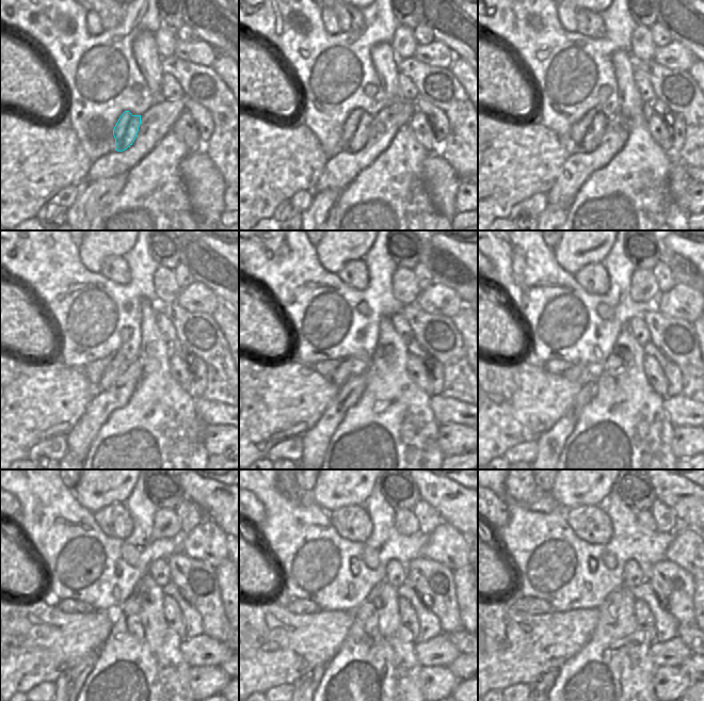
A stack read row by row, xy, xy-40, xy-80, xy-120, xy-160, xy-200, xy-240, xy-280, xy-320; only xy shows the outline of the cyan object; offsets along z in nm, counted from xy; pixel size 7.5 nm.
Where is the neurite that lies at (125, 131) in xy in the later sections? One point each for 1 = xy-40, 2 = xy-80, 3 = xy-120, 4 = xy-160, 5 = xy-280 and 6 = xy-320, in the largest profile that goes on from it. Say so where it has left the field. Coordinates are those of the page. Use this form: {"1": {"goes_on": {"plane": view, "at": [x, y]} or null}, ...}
{"1": {"goes_on": {"plane": "xy-40", "at": [355, 132]}}, "2": {"goes_on": {"plane": "xy-80", "at": [586, 134]}}, "3": {"goes_on": {"plane": "xy-120", "at": [102, 373]}}, "4": {"goes_on": {"plane": "xy-160", "at": [338, 371]}}, "5": {"goes_on": {"plane": "xy-280", "at": [294, 606]}}, "6": {"goes_on": {"plane": "xy-320", "at": [527, 605]}}}

